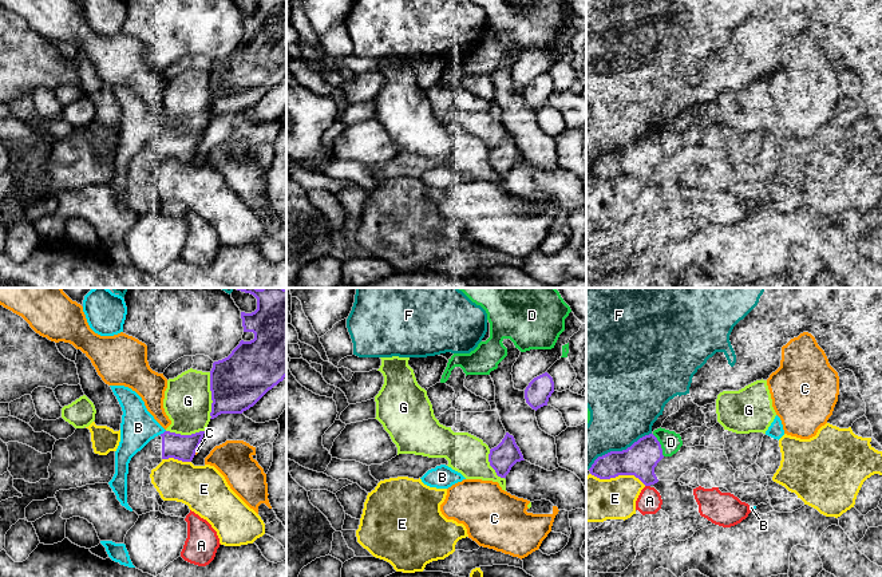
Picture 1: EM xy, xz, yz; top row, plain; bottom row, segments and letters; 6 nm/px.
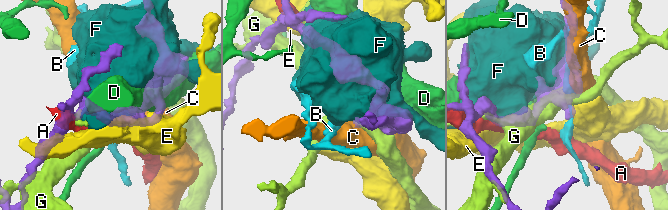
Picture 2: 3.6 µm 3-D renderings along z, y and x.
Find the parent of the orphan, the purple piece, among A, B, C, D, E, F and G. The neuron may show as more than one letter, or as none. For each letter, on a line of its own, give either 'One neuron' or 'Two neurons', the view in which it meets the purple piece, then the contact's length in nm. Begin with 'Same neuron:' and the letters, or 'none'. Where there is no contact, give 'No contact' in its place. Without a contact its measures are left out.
Same neuron: none
A: Two neurons. Touches purple in yz. Shared border 30 nm
B: Two neurons. Touches purple in xy. Shared border 50 nm
C: Two neurons. Touches purple in xy. Shared border 40 nm
D: Two neurons. Touches purple in yz. Shared border 150 nm
E: Two neurons. Touches purple in yz. Shared border 340 nm
F: Two neurons. Touches purple in yz. Shared border 440 nm
G: Two neurons. Touches purple in xy. Shared border 280 nm

